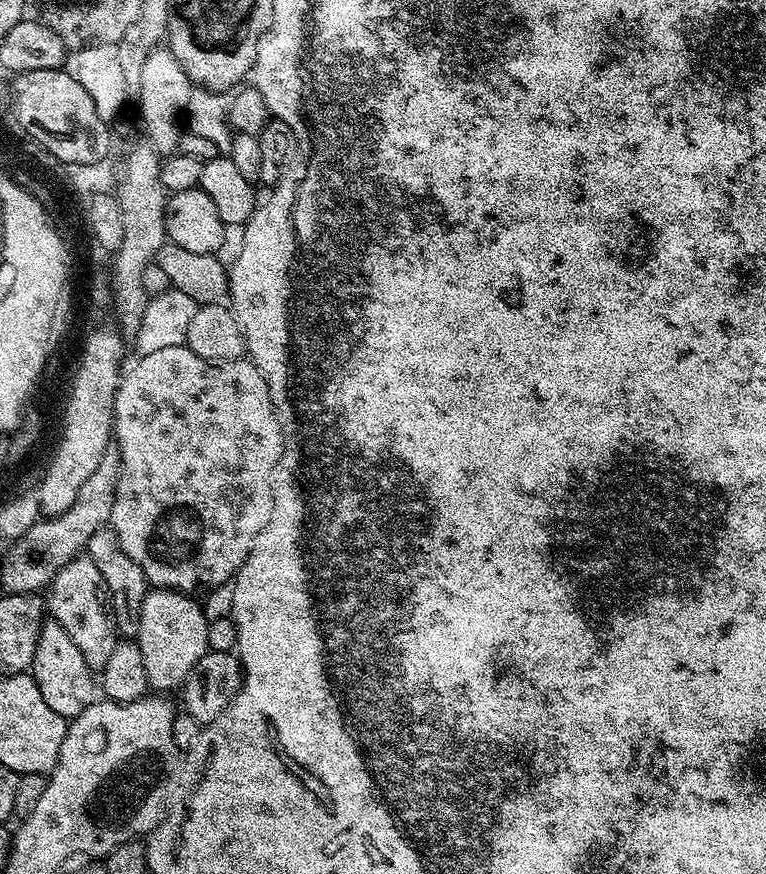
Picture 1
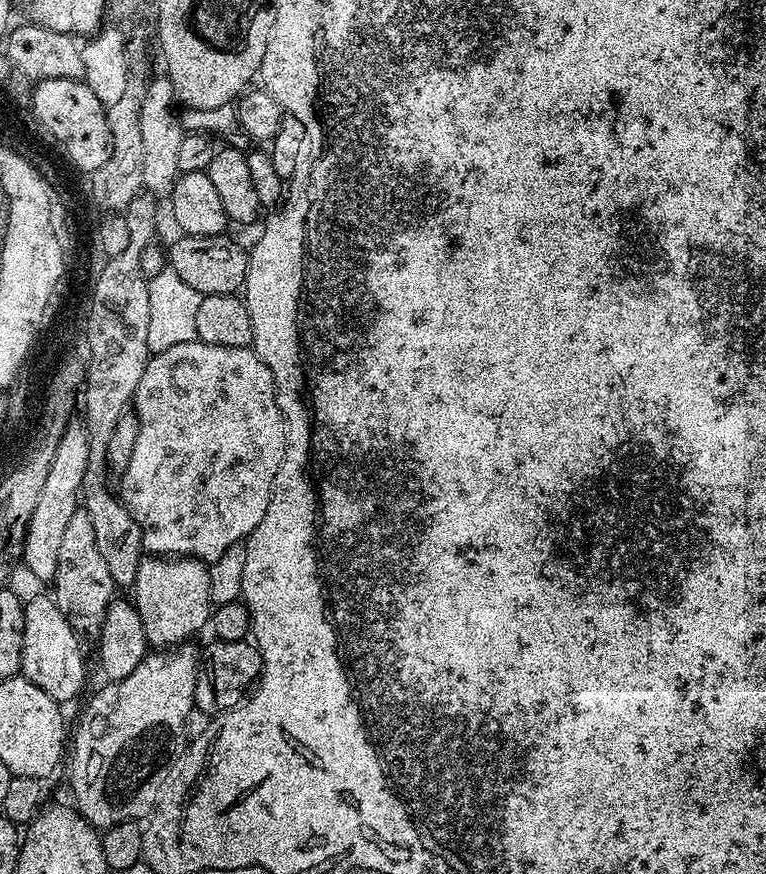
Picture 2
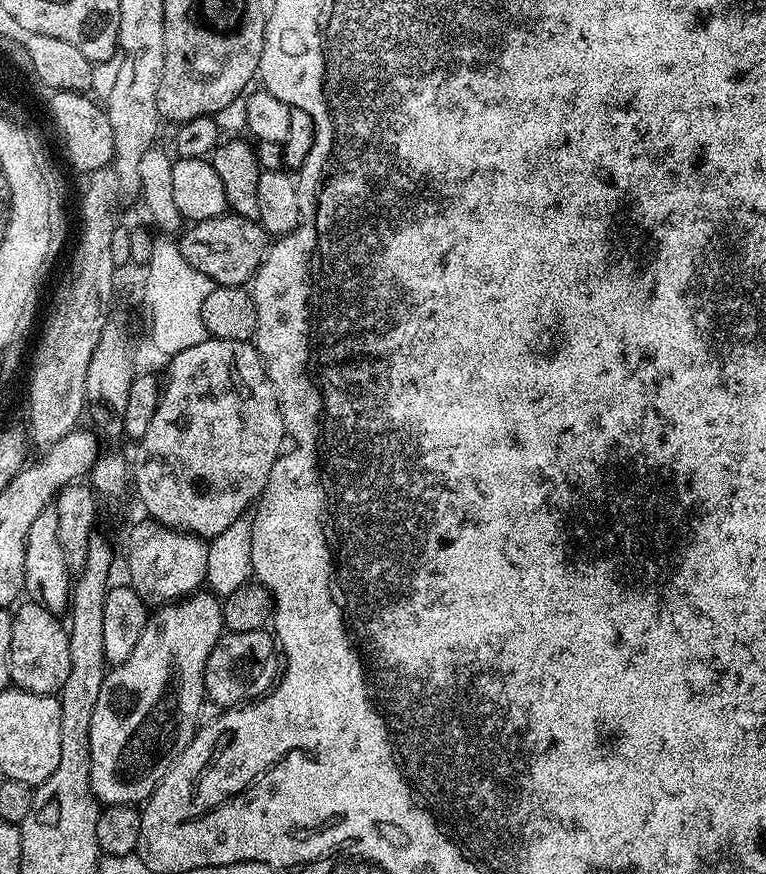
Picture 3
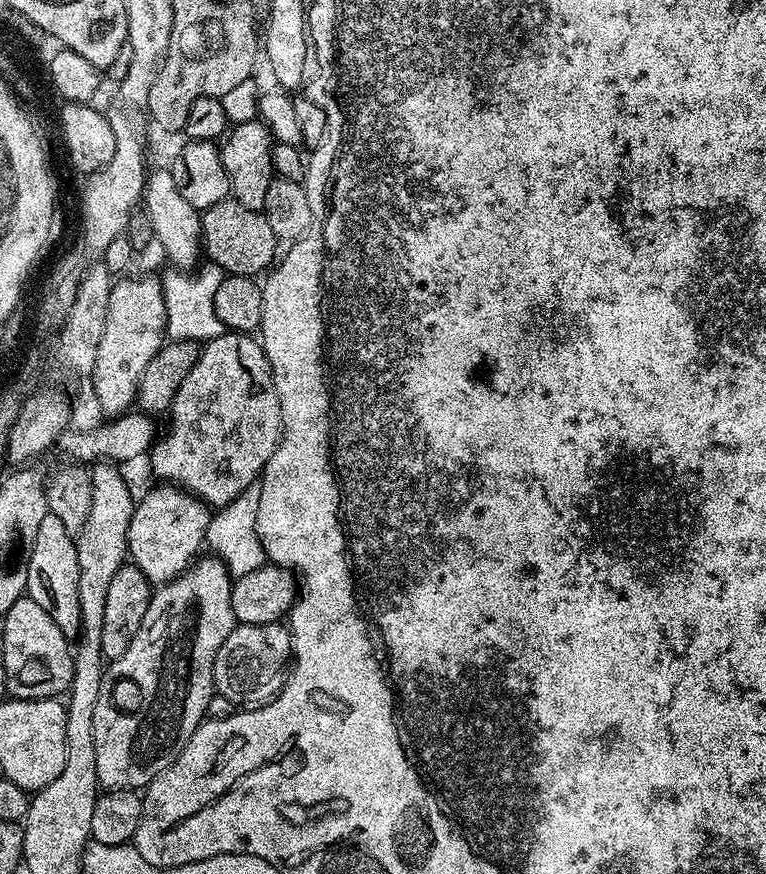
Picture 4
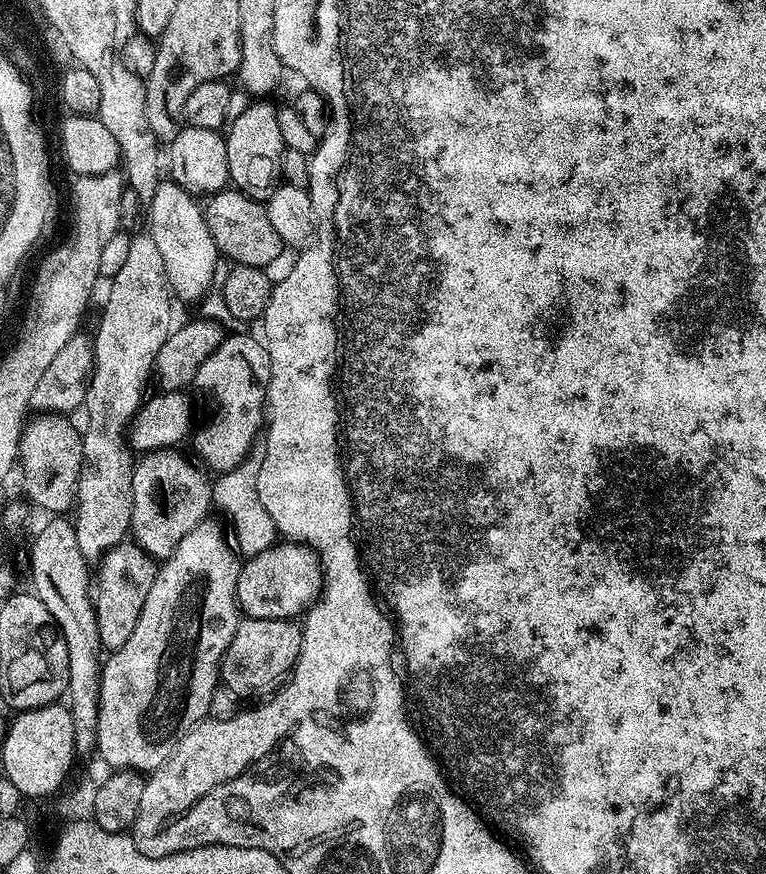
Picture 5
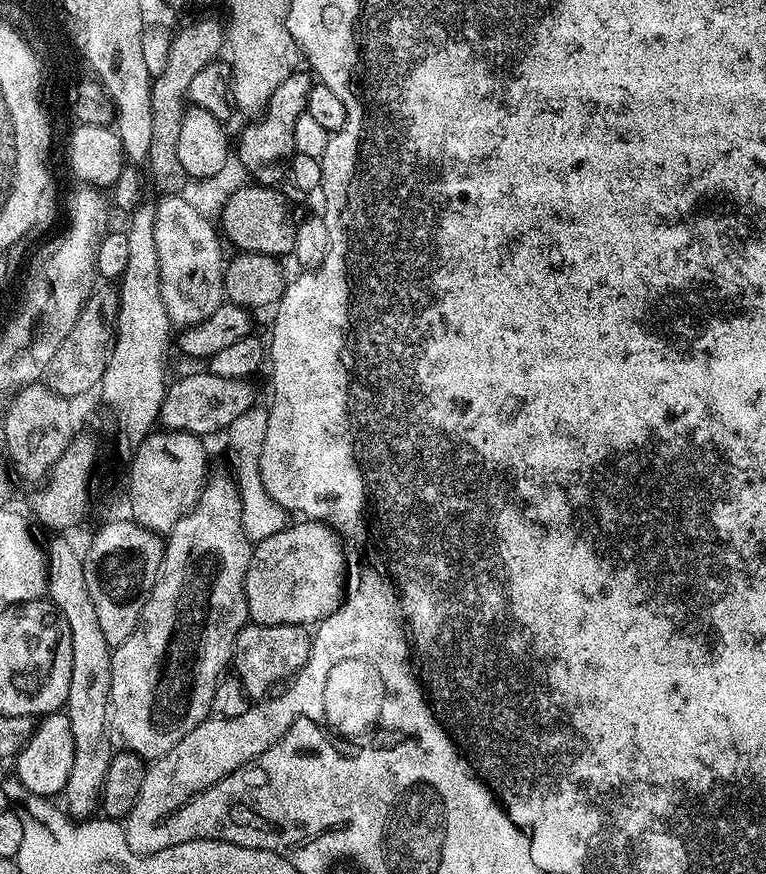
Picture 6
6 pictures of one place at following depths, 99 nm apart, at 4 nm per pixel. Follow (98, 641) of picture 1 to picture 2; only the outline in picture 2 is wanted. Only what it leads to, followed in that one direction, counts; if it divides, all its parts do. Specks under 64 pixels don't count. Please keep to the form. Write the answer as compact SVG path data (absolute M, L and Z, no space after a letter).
M77 510L73 513L66 530L62 530L58 570L51 588L50 592L56 605L60 607L77 634L99 633L106 618L106 610L117 595L118 586L112 580L110 566L106 566L102 554L98 554L98 546L94 542L94 522L90 522L90 514L86 511Z

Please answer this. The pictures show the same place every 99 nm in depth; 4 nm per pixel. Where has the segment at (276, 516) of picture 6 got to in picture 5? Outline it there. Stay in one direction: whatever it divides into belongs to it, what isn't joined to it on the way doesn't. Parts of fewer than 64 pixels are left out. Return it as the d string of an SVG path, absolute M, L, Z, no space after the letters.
M253 443L240 464L229 472L219 473L215 477L216 480L211 481L213 505L217 509L220 507L228 515L228 520L232 523L231 539L234 541L237 553L244 558L262 554L262 550L272 547L278 540L274 518L266 514L266 506L262 506L262 498L258 498L258 470L262 467L263 457L263 443Z

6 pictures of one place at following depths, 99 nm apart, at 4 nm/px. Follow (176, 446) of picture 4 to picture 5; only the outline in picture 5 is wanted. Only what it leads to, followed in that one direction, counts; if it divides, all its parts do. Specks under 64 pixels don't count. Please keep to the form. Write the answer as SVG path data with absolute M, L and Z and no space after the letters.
M225 335L222 346L218 346L218 350L214 350L202 366L198 366L195 387L205 388L220 403L220 409L216 412L217 420L210 421L205 428L195 429L190 444L196 447L197 454L201 456L199 459L209 469L213 468L213 473L229 472L247 456L254 440L252 435L259 428L261 431L266 420L271 377L268 350L257 337L255 340L252 336Z

